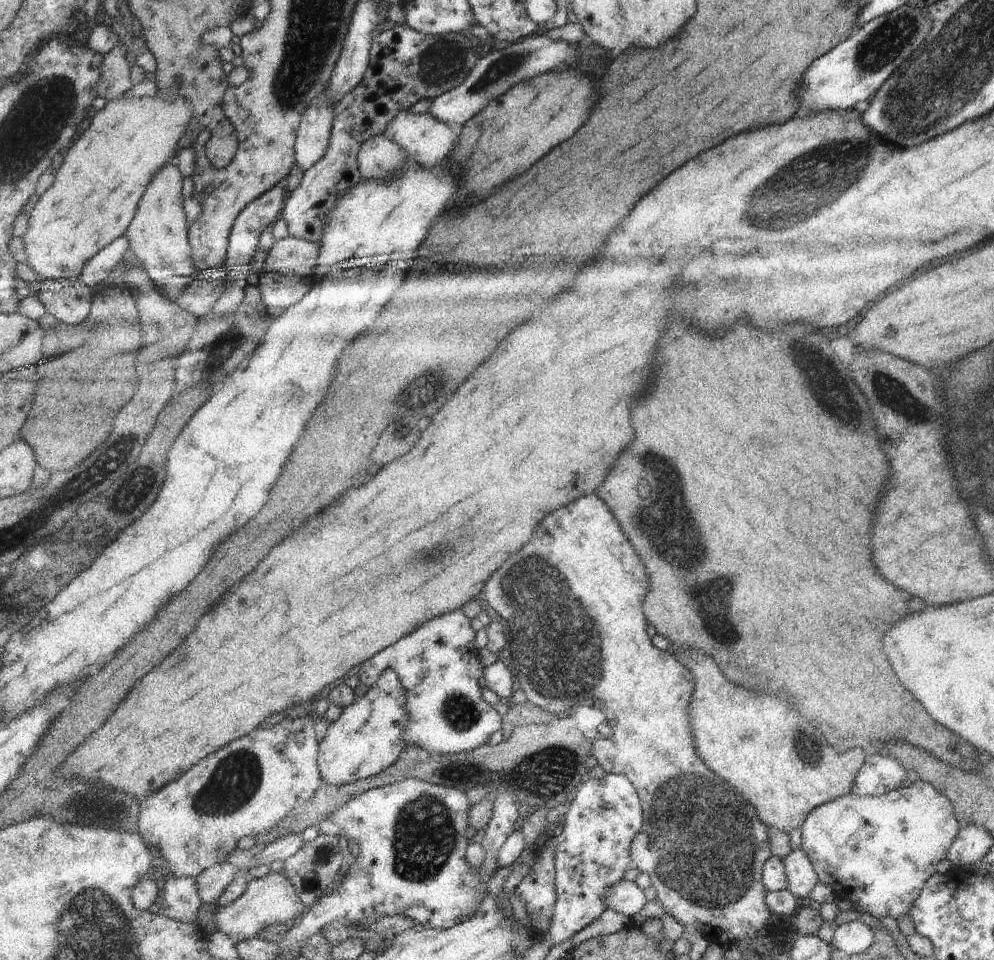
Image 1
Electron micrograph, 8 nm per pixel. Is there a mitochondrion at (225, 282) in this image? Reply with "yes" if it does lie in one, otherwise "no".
no

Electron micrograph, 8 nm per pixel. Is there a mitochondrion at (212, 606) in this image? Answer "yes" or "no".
no

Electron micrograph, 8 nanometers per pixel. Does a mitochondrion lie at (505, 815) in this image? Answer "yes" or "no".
no

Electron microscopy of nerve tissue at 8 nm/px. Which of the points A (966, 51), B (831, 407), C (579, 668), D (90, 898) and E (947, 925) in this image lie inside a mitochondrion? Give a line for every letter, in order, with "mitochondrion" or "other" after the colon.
A: mitochondrion
B: other
C: mitochondrion
D: mitochondrion
E: other

